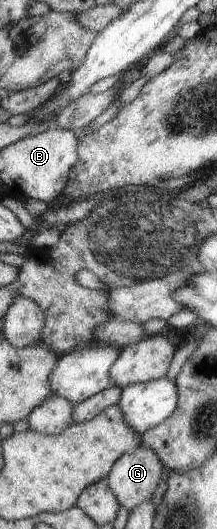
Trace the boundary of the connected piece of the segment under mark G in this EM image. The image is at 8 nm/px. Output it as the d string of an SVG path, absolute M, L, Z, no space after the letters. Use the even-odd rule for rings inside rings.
M140 443L135 452L123 453L114 462L110 473L106 477L110 489L120 502L120 507L125 507L130 511L139 503L150 500L156 491L160 477L162 477L162 466L157 453L144 443Z

